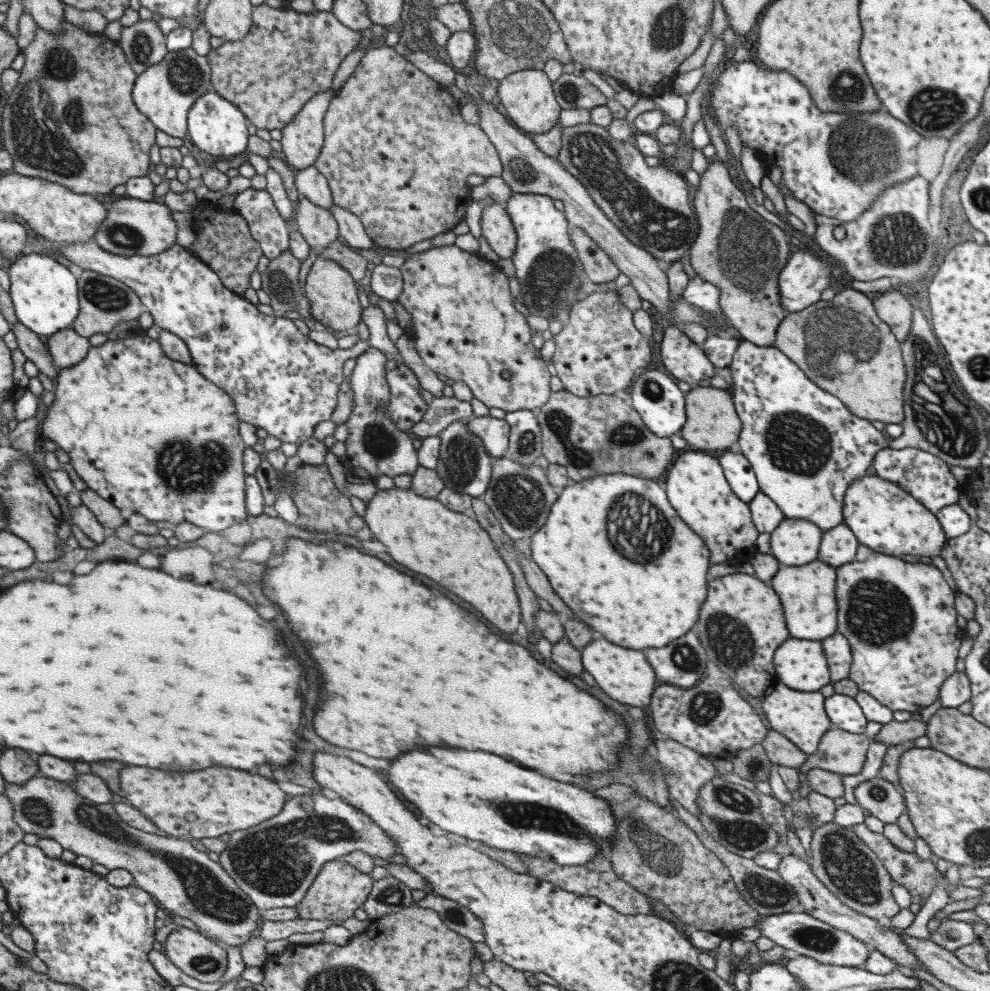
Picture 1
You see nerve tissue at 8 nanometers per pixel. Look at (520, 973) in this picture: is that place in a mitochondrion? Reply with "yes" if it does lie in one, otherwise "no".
no

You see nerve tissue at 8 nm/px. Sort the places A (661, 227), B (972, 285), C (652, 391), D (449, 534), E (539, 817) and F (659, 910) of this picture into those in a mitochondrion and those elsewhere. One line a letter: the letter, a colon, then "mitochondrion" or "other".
A: mitochondrion
B: other
C: mitochondrion
D: other
E: mitochondrion
F: other

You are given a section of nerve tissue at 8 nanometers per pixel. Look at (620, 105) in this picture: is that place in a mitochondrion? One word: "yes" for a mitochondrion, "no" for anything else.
no

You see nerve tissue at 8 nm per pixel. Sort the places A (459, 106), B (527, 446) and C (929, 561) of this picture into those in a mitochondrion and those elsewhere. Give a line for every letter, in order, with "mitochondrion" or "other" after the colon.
A: other
B: mitochondrion
C: other

